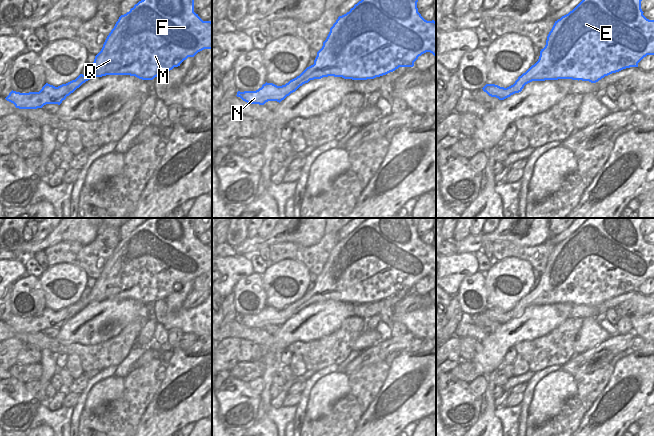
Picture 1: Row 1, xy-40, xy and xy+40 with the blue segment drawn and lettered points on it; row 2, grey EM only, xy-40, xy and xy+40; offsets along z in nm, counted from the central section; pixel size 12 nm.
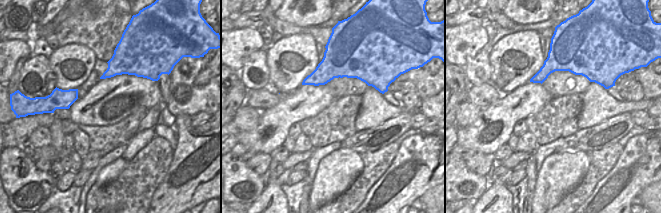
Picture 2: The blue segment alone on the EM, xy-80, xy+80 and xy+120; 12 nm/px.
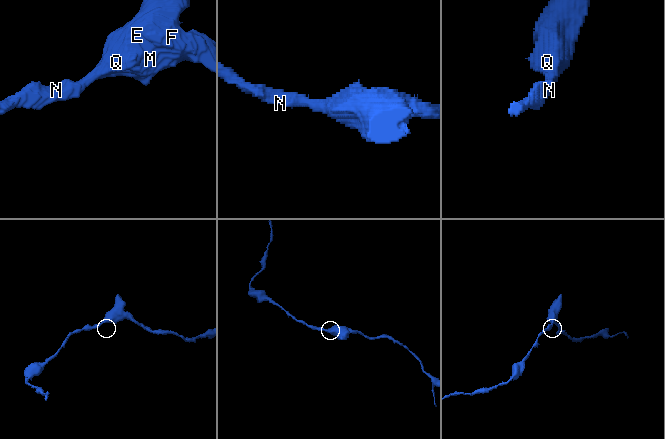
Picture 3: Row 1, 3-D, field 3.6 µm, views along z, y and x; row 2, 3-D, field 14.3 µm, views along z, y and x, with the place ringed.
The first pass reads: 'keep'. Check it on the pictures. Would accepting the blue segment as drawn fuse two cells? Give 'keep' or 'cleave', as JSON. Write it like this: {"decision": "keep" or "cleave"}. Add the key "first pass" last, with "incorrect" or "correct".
{"decision": "keep", "first pass": "correct"}

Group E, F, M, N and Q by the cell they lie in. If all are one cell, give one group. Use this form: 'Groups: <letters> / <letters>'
Groups: E F M N Q

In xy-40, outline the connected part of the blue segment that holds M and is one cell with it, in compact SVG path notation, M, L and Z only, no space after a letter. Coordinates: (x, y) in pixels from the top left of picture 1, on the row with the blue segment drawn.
M141 0L121 15L107 36L101 51L95 56L88 72L58 87L46 83L39 92L11 91L5 98L19 109L37 109L46 104L60 105L86 81L106 75L130 75L142 80L153 80L188 57L204 49L212 49L212 22L203 21L194 12L194 0Z

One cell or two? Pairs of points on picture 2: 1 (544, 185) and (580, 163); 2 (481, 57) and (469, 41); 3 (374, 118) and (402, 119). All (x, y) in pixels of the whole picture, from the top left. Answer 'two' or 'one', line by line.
1: one
2: two
3: two

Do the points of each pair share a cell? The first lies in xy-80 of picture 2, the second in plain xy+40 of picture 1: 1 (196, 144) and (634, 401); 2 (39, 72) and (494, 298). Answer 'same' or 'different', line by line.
1: same
2: different

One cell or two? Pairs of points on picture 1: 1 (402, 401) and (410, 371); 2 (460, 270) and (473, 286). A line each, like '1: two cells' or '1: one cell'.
1: one cell
2: two cells

